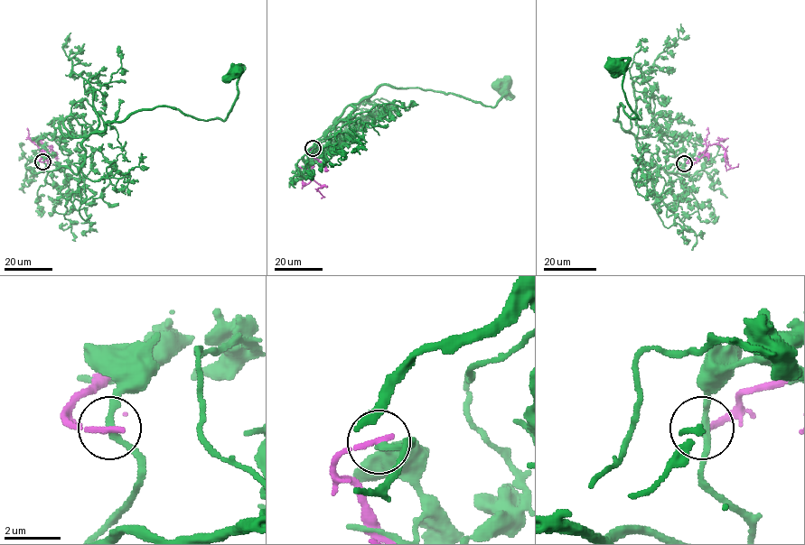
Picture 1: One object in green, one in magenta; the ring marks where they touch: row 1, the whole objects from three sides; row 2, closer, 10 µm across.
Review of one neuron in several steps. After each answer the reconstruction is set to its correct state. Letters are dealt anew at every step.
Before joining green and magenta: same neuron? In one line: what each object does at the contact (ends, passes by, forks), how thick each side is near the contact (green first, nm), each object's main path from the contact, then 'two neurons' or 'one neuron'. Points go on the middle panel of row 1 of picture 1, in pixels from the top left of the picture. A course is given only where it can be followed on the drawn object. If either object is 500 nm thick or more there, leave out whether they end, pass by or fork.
green passes by; magenta ends there; 240 nm thick on the green side, 240 nm on the other; green runs (313, 148), (381, 86), (493, 107), (507, 92), (513, 97), (506, 84); magenta runs (313, 148), (309, 151), (315, 161), (313, 166), (308, 169), (321, 185), (317, 189), (322, 198); two neurons

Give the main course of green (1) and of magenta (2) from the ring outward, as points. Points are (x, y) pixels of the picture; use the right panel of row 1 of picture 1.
1: (684, 163), (687, 176), (651, 177), (614, 120), (621, 104), (639, 118), (622, 88), (628, 60), (613, 65)
2: (684, 163), (714, 143), (719, 143), (725, 149), (731, 168), (738, 163)

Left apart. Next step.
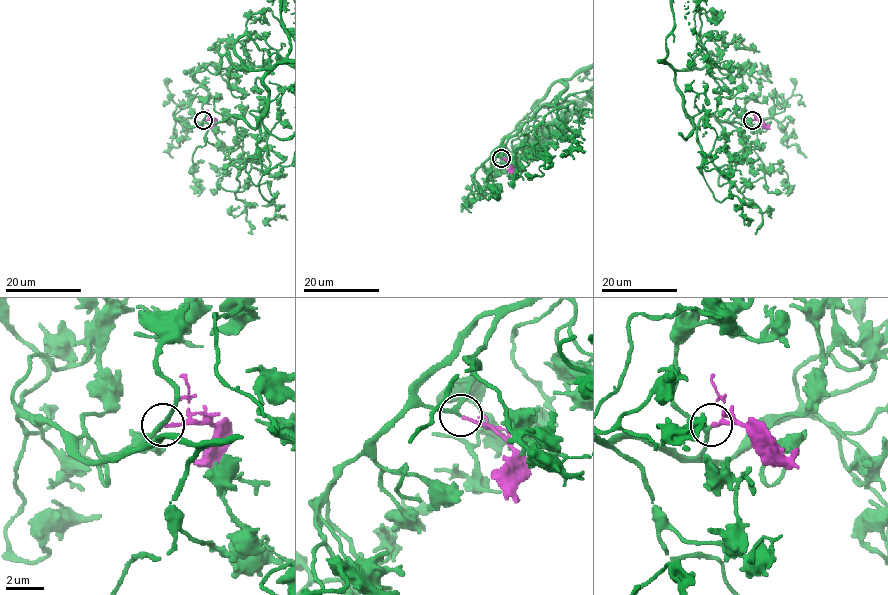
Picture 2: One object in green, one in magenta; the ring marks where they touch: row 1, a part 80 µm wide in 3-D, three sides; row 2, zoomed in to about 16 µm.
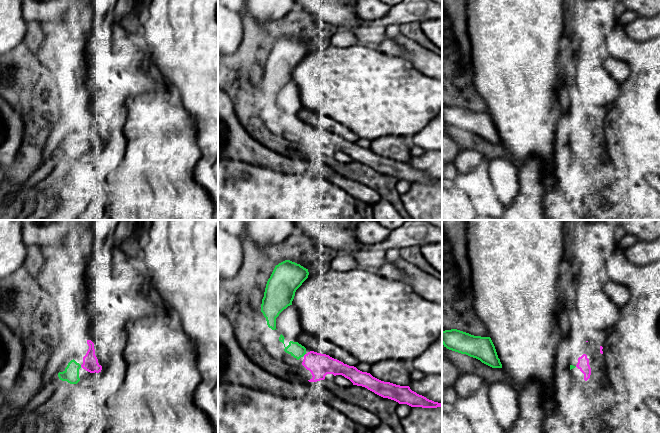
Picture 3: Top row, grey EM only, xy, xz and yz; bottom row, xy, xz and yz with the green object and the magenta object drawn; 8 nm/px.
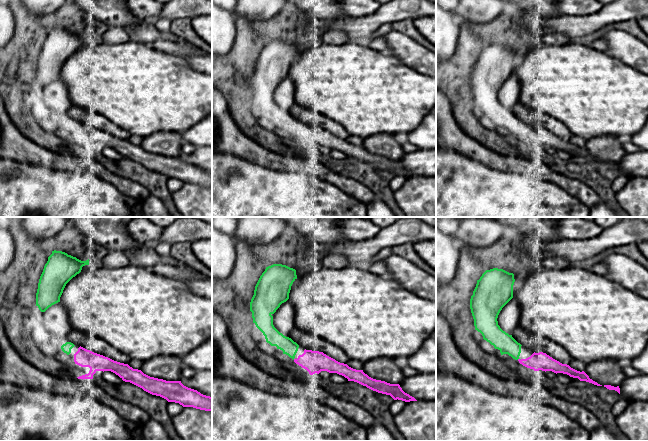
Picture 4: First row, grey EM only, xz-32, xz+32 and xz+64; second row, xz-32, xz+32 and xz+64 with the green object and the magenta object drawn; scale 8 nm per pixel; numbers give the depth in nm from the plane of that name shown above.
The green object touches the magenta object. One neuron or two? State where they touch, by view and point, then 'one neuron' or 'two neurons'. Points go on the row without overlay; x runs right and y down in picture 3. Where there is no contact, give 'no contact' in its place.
contact xz (304, 130); one neuron

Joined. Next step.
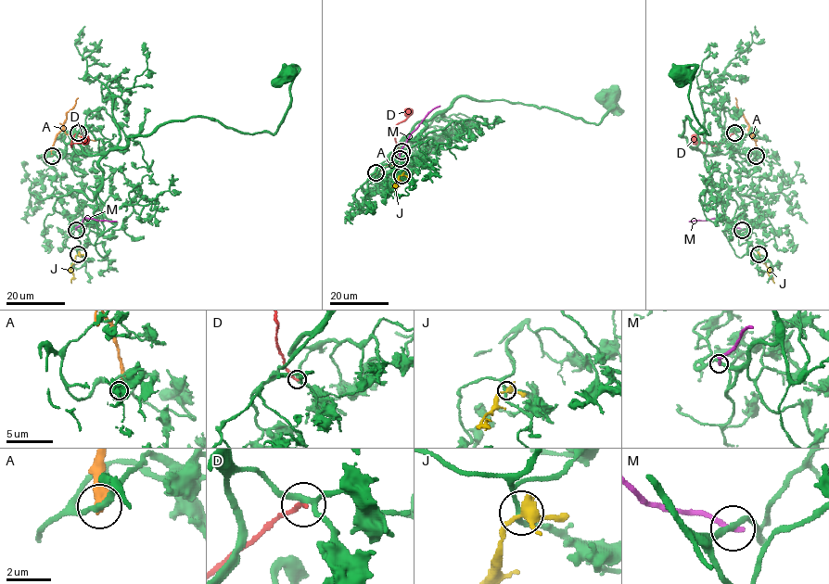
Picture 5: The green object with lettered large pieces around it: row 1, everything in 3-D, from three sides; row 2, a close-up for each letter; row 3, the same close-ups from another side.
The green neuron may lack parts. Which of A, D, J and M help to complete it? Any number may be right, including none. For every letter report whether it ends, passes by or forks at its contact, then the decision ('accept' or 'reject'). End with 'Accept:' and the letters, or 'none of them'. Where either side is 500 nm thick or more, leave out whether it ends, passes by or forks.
A: reject
D: it ends | reject
J: it forks | reject
M: it ends | reject
Accept: none of them

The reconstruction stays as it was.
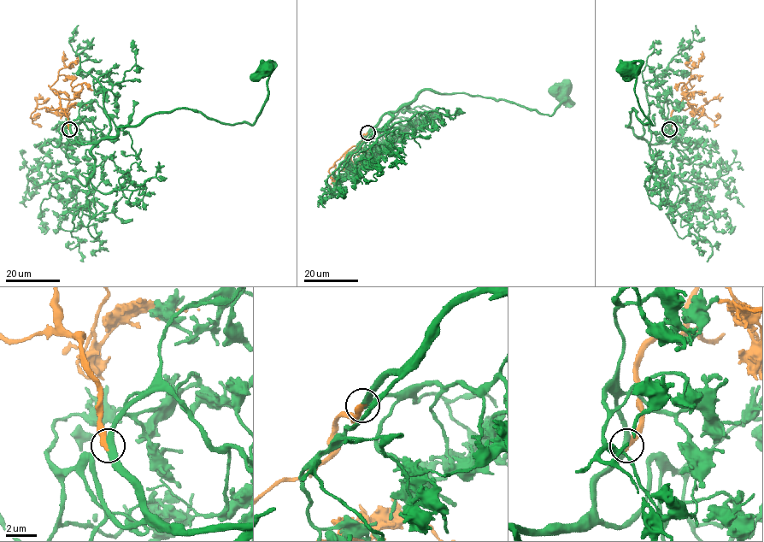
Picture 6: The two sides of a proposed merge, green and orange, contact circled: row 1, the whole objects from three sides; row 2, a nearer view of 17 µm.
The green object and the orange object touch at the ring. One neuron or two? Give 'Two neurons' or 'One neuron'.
One neuron

